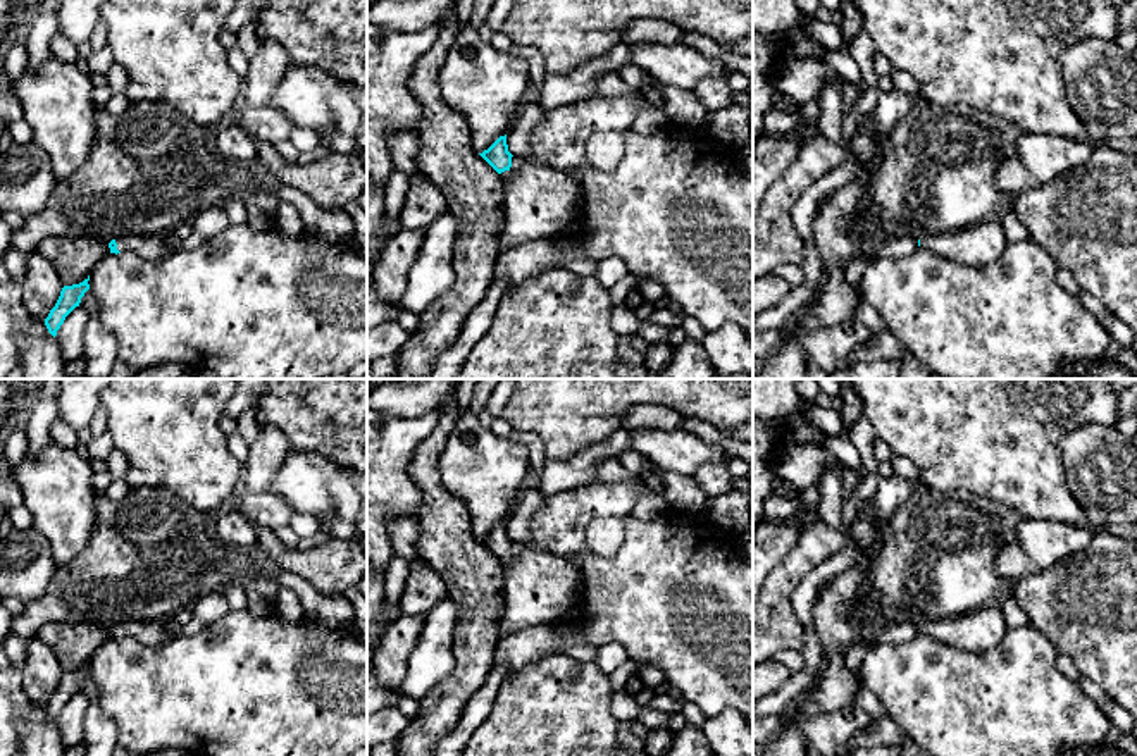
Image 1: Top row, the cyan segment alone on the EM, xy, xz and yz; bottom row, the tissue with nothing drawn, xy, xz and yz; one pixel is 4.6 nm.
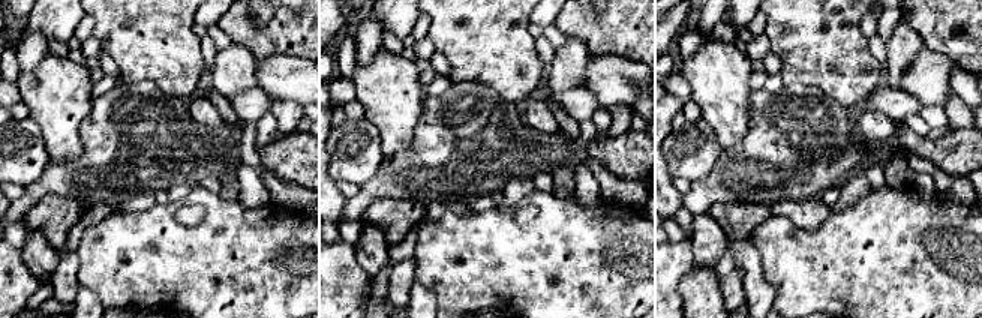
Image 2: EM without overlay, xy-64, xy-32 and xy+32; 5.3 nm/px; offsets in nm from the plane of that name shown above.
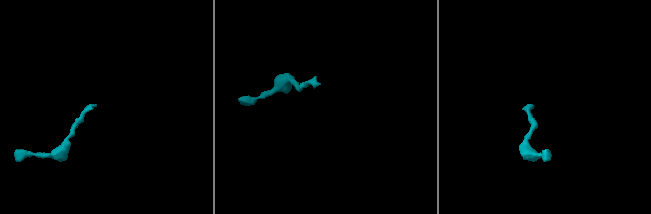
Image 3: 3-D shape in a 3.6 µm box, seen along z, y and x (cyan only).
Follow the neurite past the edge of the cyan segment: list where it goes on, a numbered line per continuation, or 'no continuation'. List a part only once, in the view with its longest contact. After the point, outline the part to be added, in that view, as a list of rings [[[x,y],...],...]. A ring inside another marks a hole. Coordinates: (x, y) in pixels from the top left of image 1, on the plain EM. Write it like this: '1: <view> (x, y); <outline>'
1: xy (154, 632); [[[131,620],[117,623],[115,629],[119,637],[134,637],[140,642],[153,648],[164,644],[165,641],[179,634],[179,630],[169,630],[160,620]]]

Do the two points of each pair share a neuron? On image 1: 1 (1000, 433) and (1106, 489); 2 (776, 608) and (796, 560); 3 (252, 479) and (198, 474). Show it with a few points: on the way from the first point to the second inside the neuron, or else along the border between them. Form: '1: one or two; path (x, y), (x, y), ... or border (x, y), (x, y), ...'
1: two; border (1065, 433), (1060, 443), (1062, 472), (1079, 505)
2: one; path (776, 596), (789, 572)
3: two; border (243, 467), (240, 488)

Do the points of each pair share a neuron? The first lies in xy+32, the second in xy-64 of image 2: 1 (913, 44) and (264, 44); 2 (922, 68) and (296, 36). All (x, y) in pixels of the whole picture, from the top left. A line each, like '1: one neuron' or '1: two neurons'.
1: two neurons
2: two neurons

